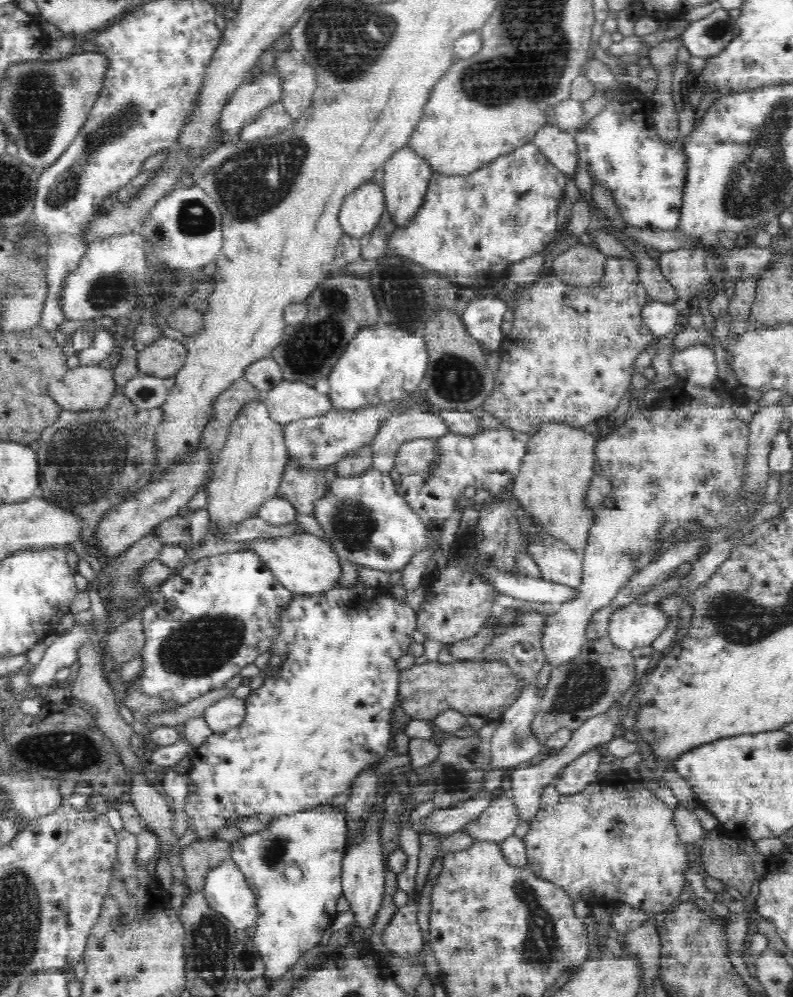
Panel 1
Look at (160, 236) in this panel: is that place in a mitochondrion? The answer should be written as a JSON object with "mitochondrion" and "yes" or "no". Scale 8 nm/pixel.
{"mitochondrion":"yes"}

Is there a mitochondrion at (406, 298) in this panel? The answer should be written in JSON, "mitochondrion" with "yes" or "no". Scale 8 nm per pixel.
{"mitochondrion":"yes"}

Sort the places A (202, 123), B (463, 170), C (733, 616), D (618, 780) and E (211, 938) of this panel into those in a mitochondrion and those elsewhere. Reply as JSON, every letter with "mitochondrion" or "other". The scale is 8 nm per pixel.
{"A":"other","B":"other","C":"mitochondrion","D":"other","E":"mitochondrion"}

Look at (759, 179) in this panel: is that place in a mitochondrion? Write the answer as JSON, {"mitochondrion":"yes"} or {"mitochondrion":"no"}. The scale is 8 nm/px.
{"mitochondrion":"yes"}

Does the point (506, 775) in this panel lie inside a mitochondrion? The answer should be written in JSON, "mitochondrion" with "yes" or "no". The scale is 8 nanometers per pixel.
{"mitochondrion":"no"}

